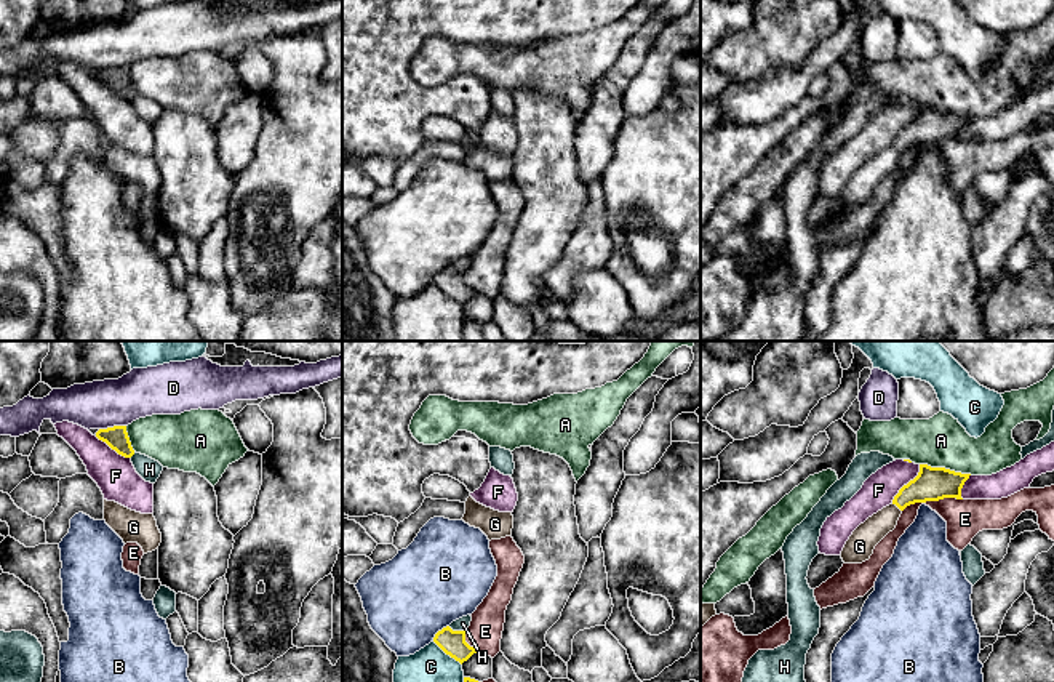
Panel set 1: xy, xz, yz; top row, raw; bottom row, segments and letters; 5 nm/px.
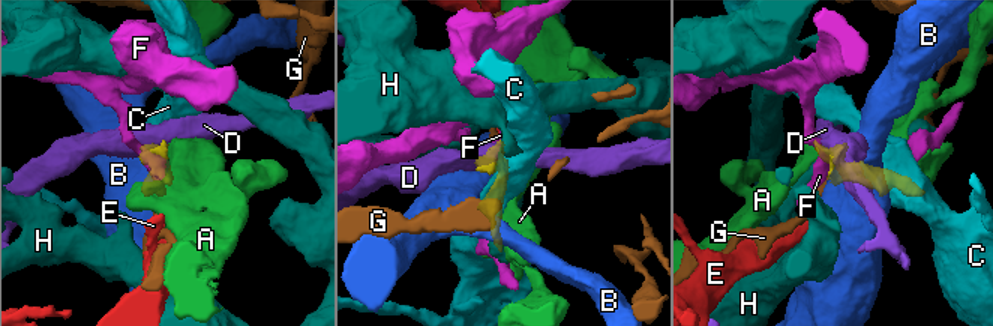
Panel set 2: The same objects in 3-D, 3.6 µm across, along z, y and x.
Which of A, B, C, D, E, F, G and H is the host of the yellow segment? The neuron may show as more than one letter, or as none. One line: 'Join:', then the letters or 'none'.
Join: G

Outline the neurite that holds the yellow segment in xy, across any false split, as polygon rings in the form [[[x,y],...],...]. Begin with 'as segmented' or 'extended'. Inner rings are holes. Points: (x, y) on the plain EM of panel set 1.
as segmented; [[[126,67],[99,70],[96,74],[96,78],[106,83],[112,91],[115,91],[118,96],[125,99],[131,99],[134,96],[134,91],[126,74]]]

